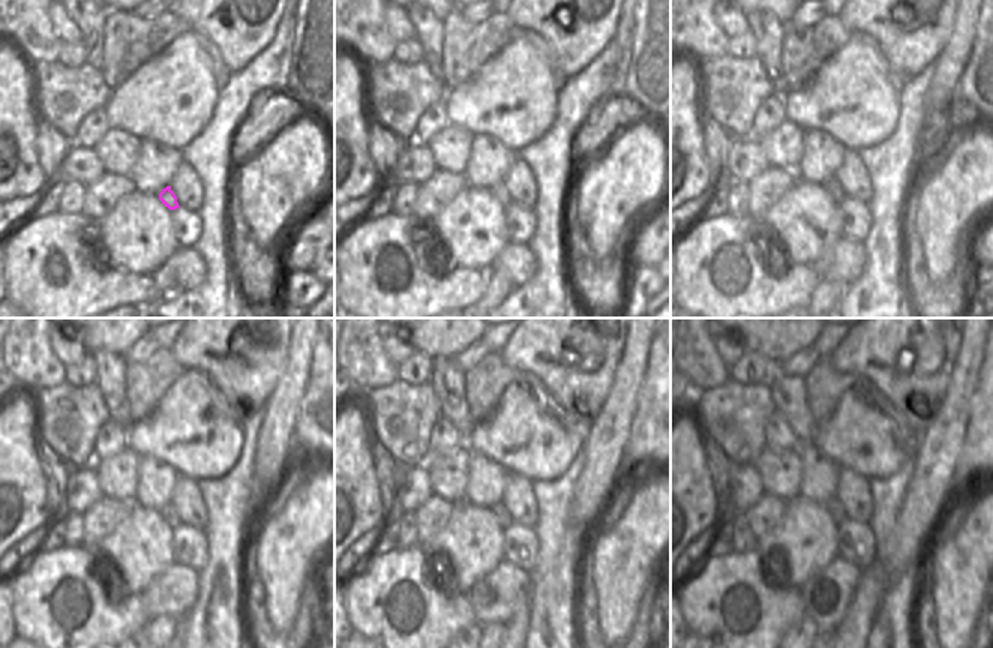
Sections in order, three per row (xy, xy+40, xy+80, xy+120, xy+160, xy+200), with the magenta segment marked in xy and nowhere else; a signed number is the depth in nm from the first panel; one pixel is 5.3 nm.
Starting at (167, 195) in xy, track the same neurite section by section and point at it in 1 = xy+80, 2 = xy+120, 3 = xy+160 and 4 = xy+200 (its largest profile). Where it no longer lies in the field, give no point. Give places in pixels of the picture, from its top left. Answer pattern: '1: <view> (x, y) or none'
1: xy+80 (833, 186)
2: xy+120 (167, 512)
3: xy+160 (498, 510)
4: xy+200 (834, 509)

